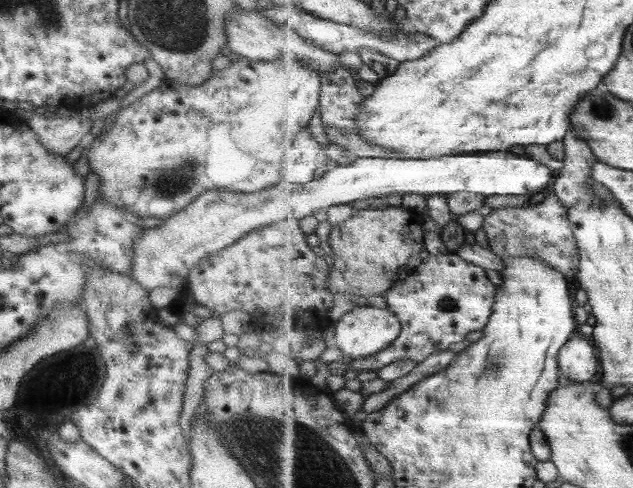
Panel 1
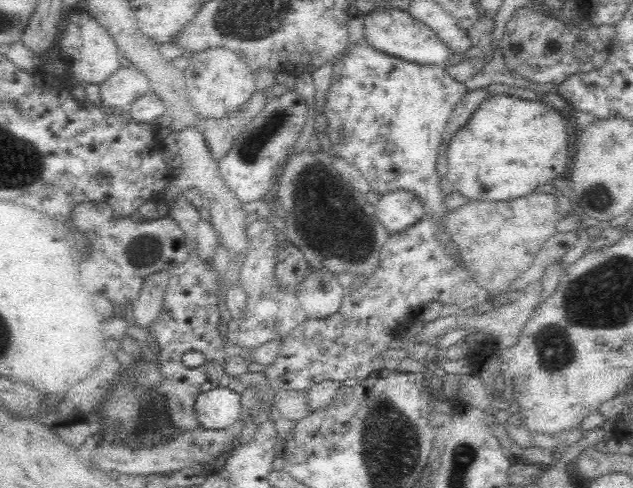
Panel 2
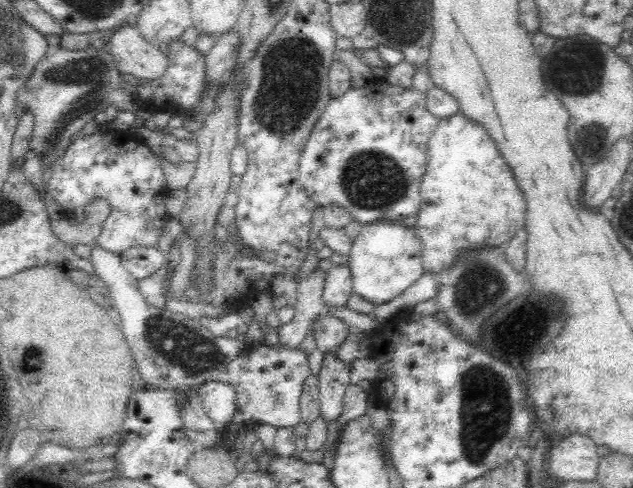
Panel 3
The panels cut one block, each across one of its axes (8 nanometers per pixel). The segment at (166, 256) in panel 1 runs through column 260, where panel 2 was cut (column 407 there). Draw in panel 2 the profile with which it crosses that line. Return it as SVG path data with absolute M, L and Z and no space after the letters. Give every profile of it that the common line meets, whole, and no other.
M394 190L373 197L375 213L391 234L406 230L425 216L422 199L410 190Z

